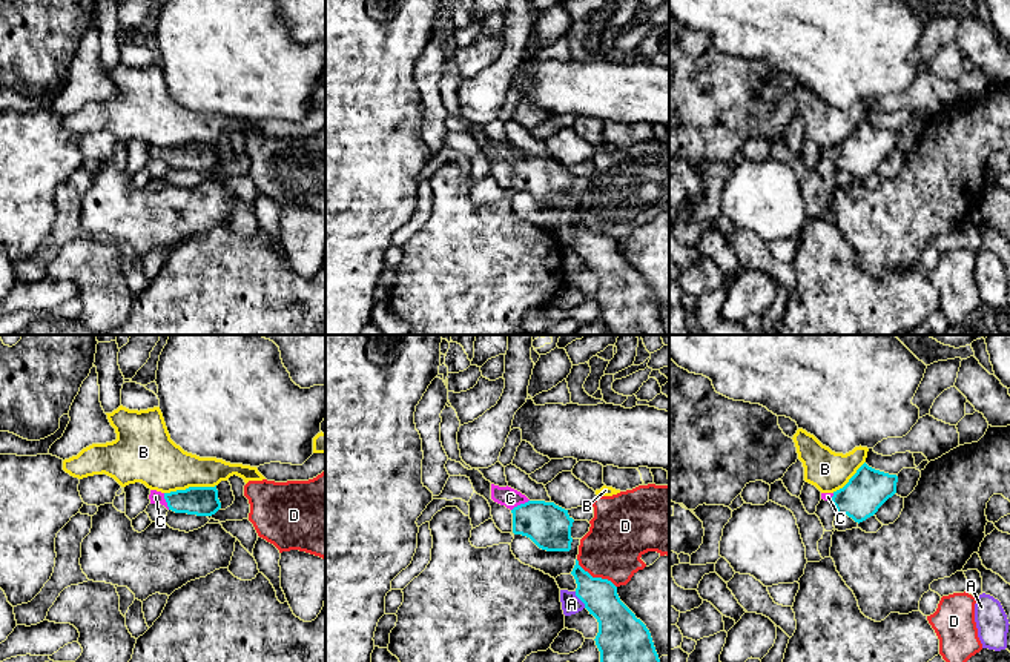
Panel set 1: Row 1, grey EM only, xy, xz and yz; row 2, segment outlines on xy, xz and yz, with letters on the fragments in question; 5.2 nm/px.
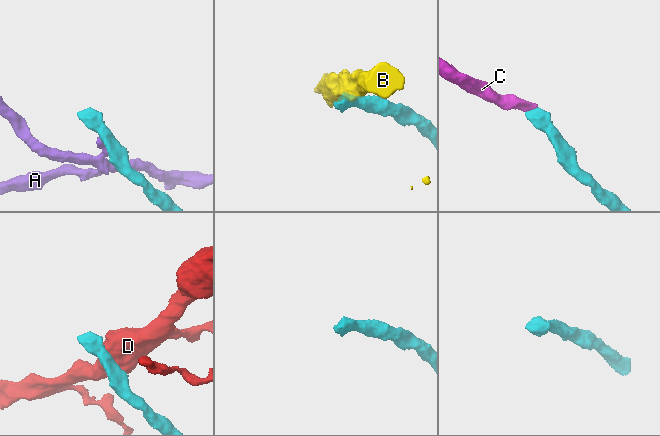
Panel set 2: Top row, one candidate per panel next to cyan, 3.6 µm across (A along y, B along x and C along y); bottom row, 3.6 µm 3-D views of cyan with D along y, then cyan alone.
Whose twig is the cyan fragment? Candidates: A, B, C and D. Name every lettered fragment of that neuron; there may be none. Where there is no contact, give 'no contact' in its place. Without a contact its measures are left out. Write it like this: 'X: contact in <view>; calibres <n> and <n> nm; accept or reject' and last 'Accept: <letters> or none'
A: contact in xz; calibres 200 and 100 nm; reject
B: contact in xy; calibres 160 and 280 nm; reject
C: contact in xz; calibres 240 and 100 nm; accept
D: contact in xz; calibres 190 and 320 nm; reject
Accept: C

